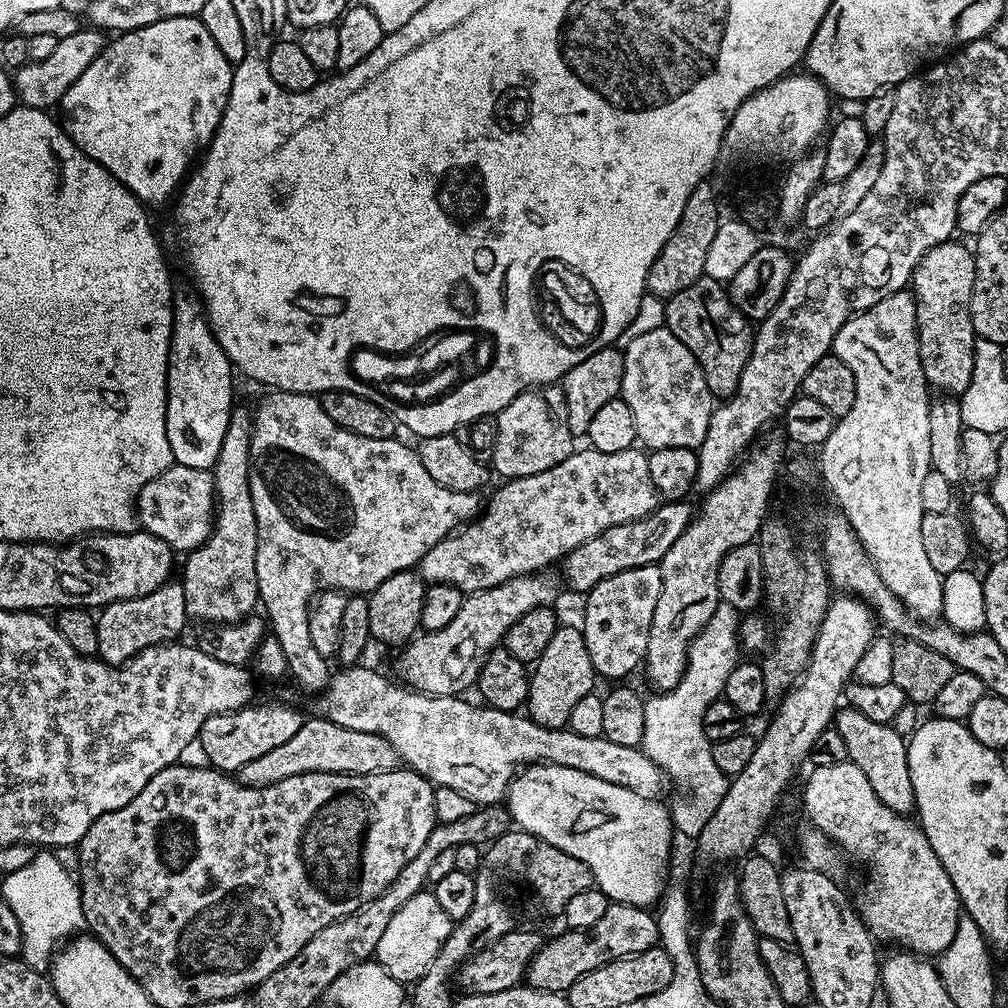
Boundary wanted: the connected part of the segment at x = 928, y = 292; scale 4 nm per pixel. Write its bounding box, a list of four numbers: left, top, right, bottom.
[910,242,977,398]

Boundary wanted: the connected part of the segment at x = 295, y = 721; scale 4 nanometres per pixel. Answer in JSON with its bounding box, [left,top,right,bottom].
[198,702,304,774]

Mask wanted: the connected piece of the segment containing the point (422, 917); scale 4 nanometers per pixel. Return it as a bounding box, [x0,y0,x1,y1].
[374,890,454,985]

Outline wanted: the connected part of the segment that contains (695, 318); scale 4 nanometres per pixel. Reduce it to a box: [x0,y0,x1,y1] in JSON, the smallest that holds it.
[664,275,754,398]

